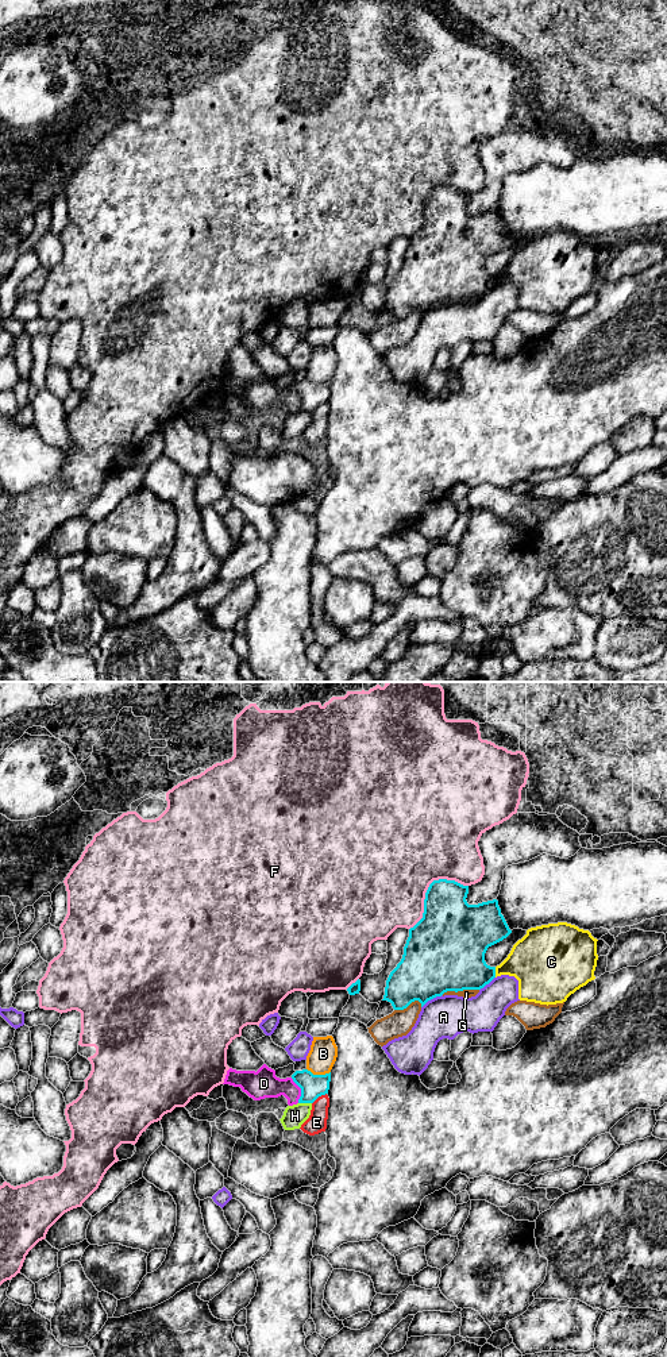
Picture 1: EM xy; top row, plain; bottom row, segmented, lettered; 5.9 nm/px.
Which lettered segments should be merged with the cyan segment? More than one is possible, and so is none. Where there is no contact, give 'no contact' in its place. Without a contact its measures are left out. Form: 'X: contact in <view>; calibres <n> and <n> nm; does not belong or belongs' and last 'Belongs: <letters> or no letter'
A: contact in xy; calibres 420 and 260 nm; does not belong
B: contact in xy; calibres 140 and 170 nm; does not belong
C: contact in xy; calibres 360 and 300 nm; does not belong
D: contact in xy; calibres 140 and 170 nm; does not belong
E: contact in xy; calibres 140 and 120 nm; does not belong
F: contact in xy; calibres 340 and 480 nm; does not belong
G: contact in xy; calibres 460 and 50 nm; does not belong
H: contact in xy; calibres 140 and 130 nm; does not belong
Belongs: no letter

